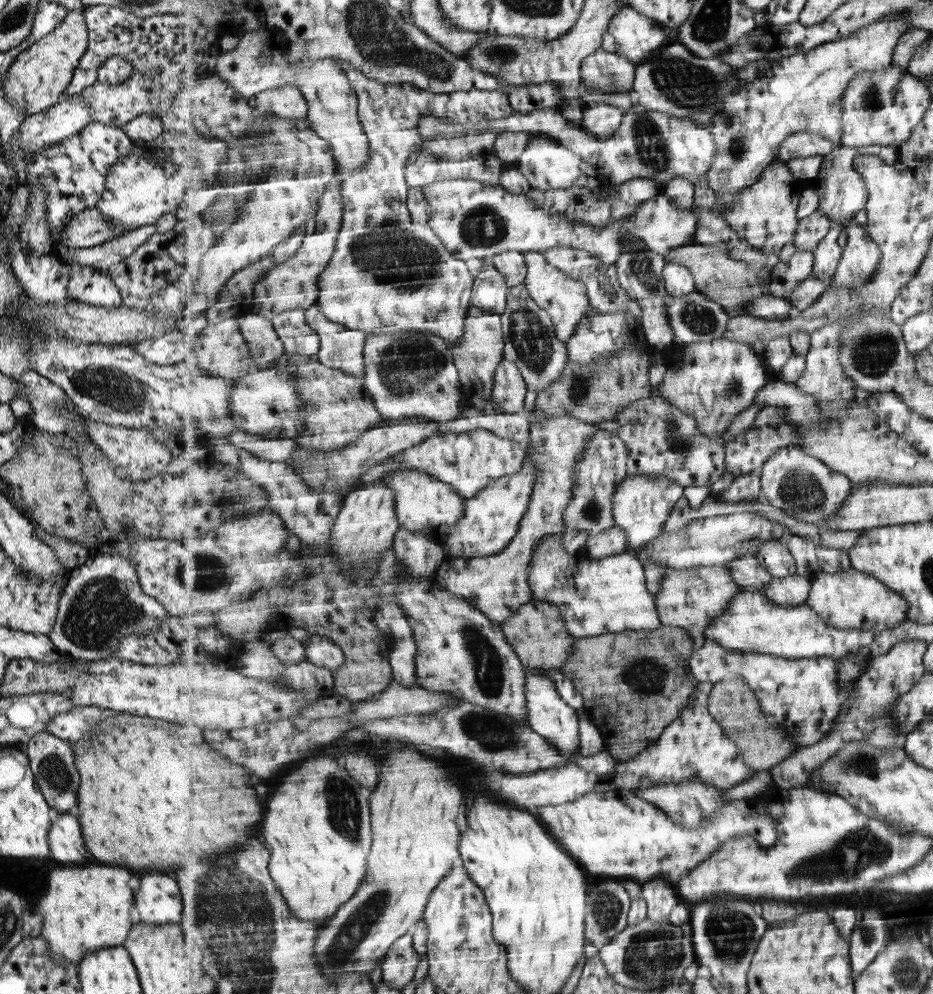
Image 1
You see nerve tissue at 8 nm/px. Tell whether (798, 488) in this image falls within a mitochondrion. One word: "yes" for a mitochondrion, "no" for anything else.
yes

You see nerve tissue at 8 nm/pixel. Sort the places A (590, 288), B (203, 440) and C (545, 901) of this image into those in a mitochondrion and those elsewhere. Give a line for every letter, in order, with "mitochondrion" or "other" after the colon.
A: other
B: other
C: other

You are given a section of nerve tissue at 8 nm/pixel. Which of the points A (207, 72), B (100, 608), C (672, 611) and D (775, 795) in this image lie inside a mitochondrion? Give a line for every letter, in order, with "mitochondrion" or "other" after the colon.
A: other
B: mitochondrion
C: other
D: other

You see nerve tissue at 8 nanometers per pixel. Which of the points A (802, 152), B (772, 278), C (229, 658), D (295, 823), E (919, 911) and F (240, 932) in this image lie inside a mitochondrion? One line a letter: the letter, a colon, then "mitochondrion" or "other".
A: other
B: other
C: other
D: other
E: other
F: mitochondrion

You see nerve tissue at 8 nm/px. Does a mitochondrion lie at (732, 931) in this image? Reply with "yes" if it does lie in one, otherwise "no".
yes

